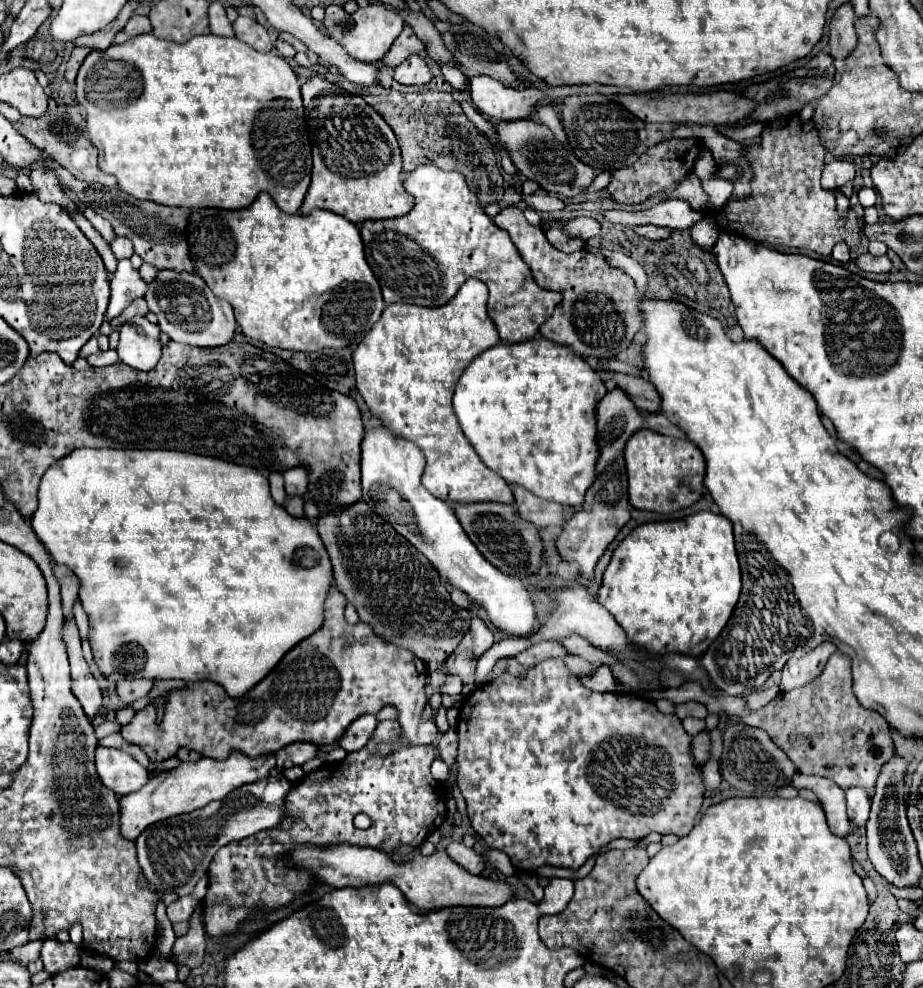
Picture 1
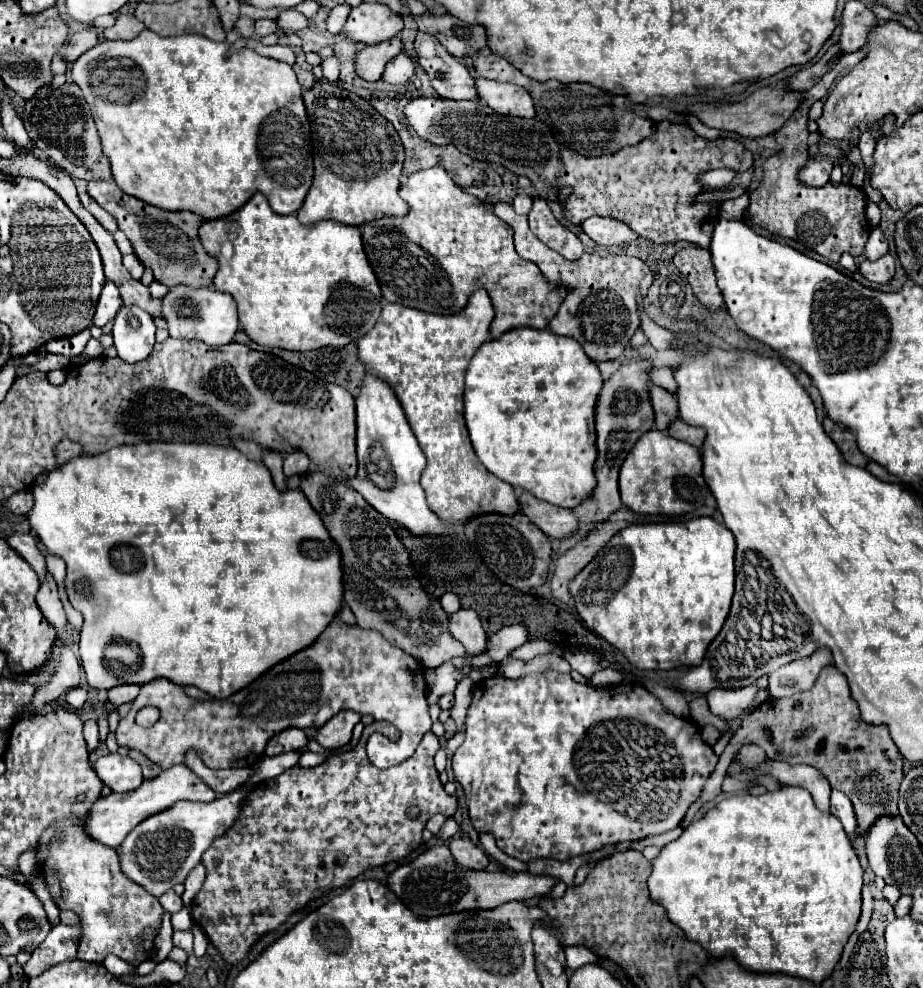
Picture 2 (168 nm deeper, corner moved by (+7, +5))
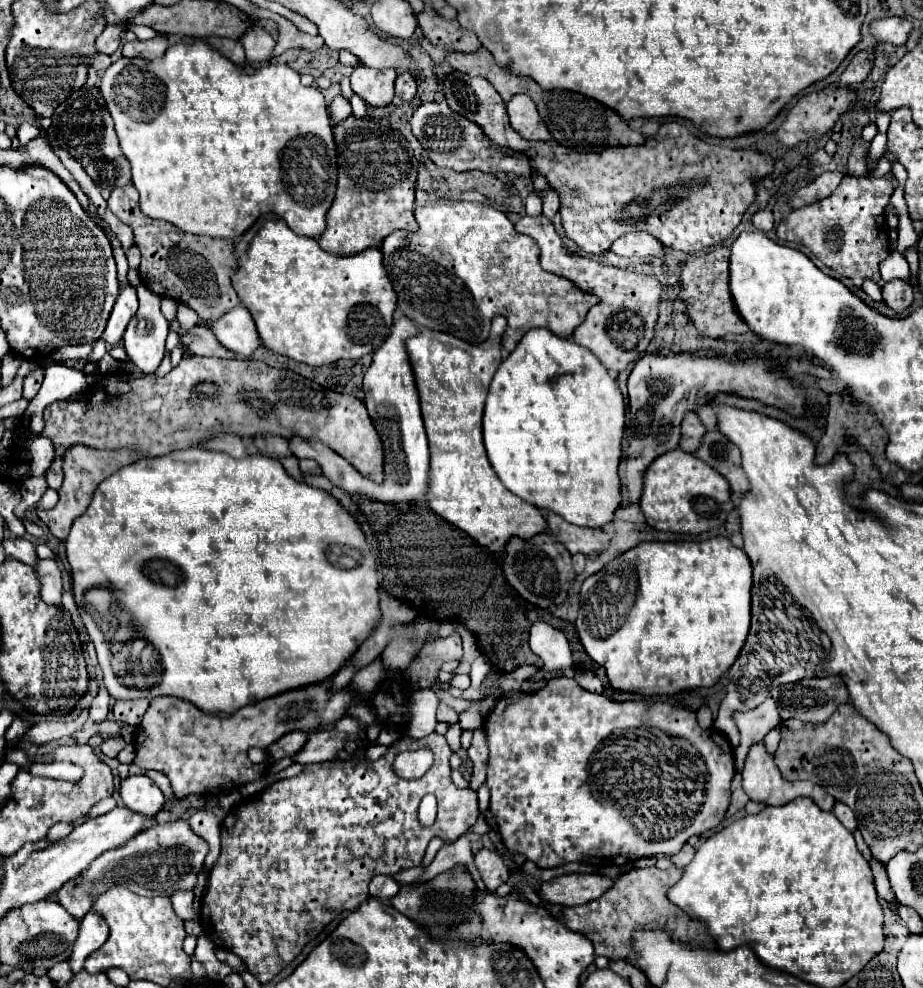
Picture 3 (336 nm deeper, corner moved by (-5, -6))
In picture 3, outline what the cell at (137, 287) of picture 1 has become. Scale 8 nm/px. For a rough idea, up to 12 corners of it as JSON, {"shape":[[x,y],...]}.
{"shape":[[124,287],[102,339],[116,345],[138,309],[136,289]]}

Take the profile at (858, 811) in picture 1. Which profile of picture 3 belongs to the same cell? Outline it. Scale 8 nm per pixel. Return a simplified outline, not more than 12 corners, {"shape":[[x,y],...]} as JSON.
{"shape":[[844,803],[834,805],[834,815],[848,831],[858,829],[858,821]]}

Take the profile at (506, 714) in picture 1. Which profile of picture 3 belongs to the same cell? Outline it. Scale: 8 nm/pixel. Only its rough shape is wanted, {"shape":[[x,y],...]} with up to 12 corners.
{"shape":[[568,677],[484,721],[538,867],[676,855],[730,805],[694,711]]}

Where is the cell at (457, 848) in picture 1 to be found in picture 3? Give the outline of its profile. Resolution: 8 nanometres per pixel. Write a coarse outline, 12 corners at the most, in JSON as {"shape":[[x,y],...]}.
{"shape":[[480,849],[474,865],[488,891],[510,875],[494,851]]}

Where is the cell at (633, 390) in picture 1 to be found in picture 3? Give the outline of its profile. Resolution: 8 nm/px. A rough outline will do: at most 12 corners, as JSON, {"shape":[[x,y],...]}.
{"shape":[[696,413],[682,421],[680,449],[694,453],[704,435]]}

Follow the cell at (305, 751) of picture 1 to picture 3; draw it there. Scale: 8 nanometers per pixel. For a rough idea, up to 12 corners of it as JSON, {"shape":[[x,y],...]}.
{"shape":[[292,731],[270,747],[272,759],[294,757],[308,741]]}

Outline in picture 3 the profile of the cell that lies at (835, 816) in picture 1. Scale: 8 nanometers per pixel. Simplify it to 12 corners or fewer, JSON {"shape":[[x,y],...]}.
{"shape":[[764,743],[750,747],[742,787],[752,801],[786,805],[810,797],[832,811],[836,799],[812,781],[786,781]]}

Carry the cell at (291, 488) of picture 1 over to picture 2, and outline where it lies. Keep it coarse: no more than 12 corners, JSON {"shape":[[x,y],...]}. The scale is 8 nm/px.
{"shape":[[304,452],[284,456],[284,474],[304,474],[310,460]]}

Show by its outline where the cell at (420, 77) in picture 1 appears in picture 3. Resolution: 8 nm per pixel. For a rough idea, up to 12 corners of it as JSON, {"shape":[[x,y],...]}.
{"shape":[[410,73],[396,77],[396,97],[412,101],[416,95],[416,79]]}

